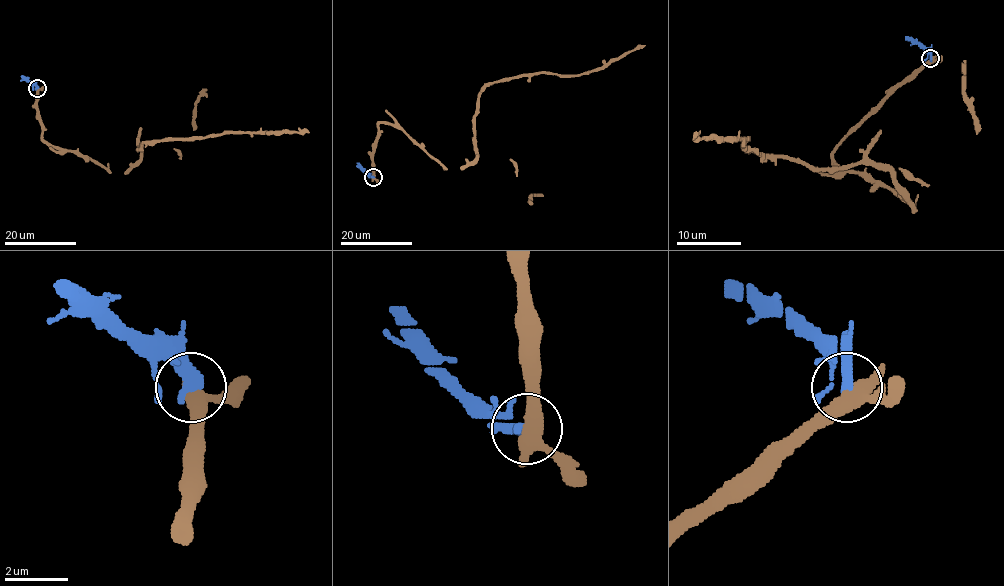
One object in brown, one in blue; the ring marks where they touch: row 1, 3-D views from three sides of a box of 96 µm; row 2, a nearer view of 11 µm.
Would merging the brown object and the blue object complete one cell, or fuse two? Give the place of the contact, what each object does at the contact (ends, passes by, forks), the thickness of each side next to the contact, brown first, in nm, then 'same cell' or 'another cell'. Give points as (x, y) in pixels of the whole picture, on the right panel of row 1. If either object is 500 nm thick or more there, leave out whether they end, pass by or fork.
place (930, 58); brown forks; blue ends; calibres 400 and 440 nm; another cell

